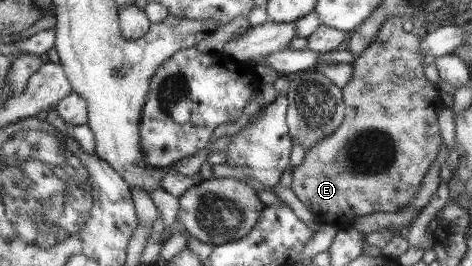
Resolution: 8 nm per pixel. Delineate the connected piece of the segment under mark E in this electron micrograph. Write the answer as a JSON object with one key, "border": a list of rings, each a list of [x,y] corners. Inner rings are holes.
{"border":[[[398,16],[388,20],[382,30],[378,34],[376,41],[366,50],[361,53],[359,58],[353,64],[354,75],[348,82],[348,85],[343,88],[343,96],[347,105],[345,111],[344,123],[331,135],[323,137],[314,147],[311,147],[305,155],[305,159],[301,165],[292,167],[293,180],[290,188],[305,207],[316,217],[316,221],[320,224],[332,225],[338,231],[347,230],[352,227],[359,217],[366,217],[378,212],[398,213],[400,210],[409,207],[409,203],[413,201],[418,190],[422,187],[426,175],[434,166],[434,162],[438,160],[441,153],[441,147],[444,144],[444,137],[439,122],[440,112],[445,109],[442,104],[442,93],[438,93],[437,84],[430,82],[424,77],[424,54],[421,52],[420,46],[422,38],[415,33],[406,32],[402,29],[402,24],[406,19],[398,18]]]}

